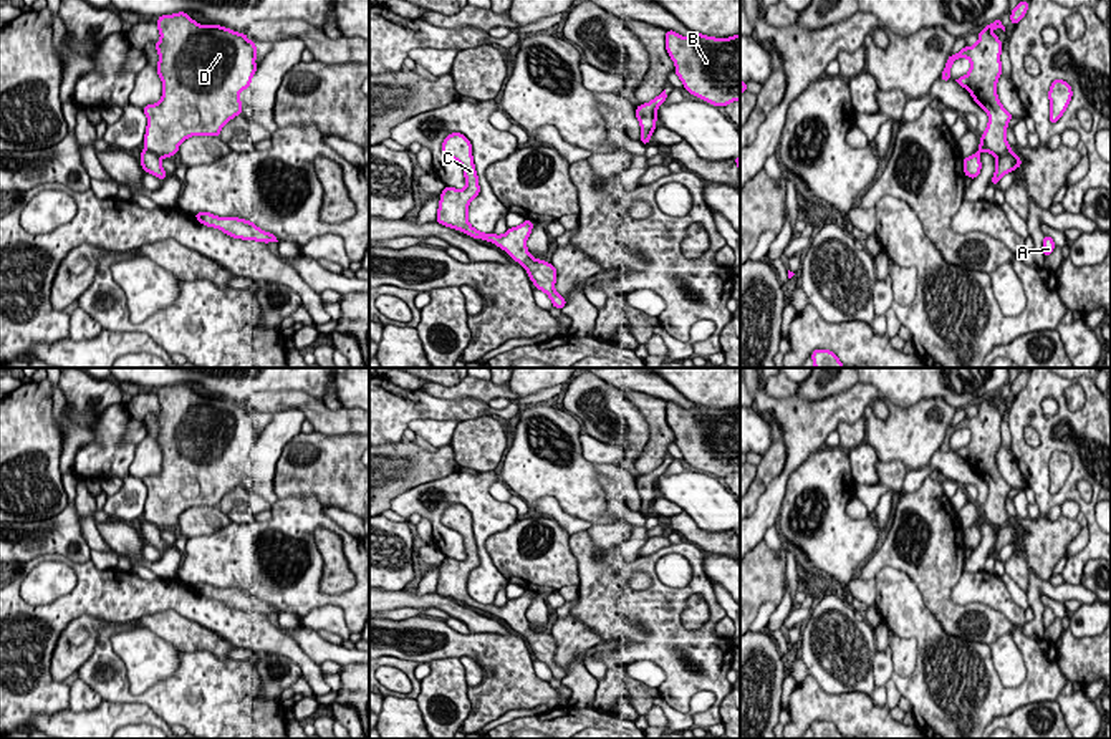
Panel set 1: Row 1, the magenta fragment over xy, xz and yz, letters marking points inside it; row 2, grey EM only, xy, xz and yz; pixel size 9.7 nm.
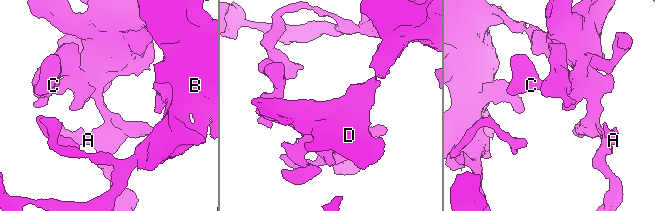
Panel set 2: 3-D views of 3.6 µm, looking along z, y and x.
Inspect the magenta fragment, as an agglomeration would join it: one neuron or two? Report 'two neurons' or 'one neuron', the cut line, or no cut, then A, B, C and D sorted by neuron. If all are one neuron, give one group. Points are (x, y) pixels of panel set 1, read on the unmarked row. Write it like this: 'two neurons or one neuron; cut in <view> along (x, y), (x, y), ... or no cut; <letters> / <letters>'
one neuron; no cut; A B C D

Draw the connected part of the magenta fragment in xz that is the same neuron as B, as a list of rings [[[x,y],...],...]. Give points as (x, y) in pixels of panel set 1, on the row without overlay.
[[[667,401],[666,419],[684,459],[714,477],[740,472],[740,406],[685,409]]]

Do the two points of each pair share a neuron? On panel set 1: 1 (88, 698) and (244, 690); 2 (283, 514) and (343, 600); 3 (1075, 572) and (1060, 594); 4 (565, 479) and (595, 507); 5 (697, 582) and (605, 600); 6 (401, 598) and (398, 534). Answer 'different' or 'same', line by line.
1: different
2: same
3: different
4: same
5: same
6: different

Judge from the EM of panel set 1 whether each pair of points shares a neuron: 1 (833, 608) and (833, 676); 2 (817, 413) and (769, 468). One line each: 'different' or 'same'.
1: same
2: different

